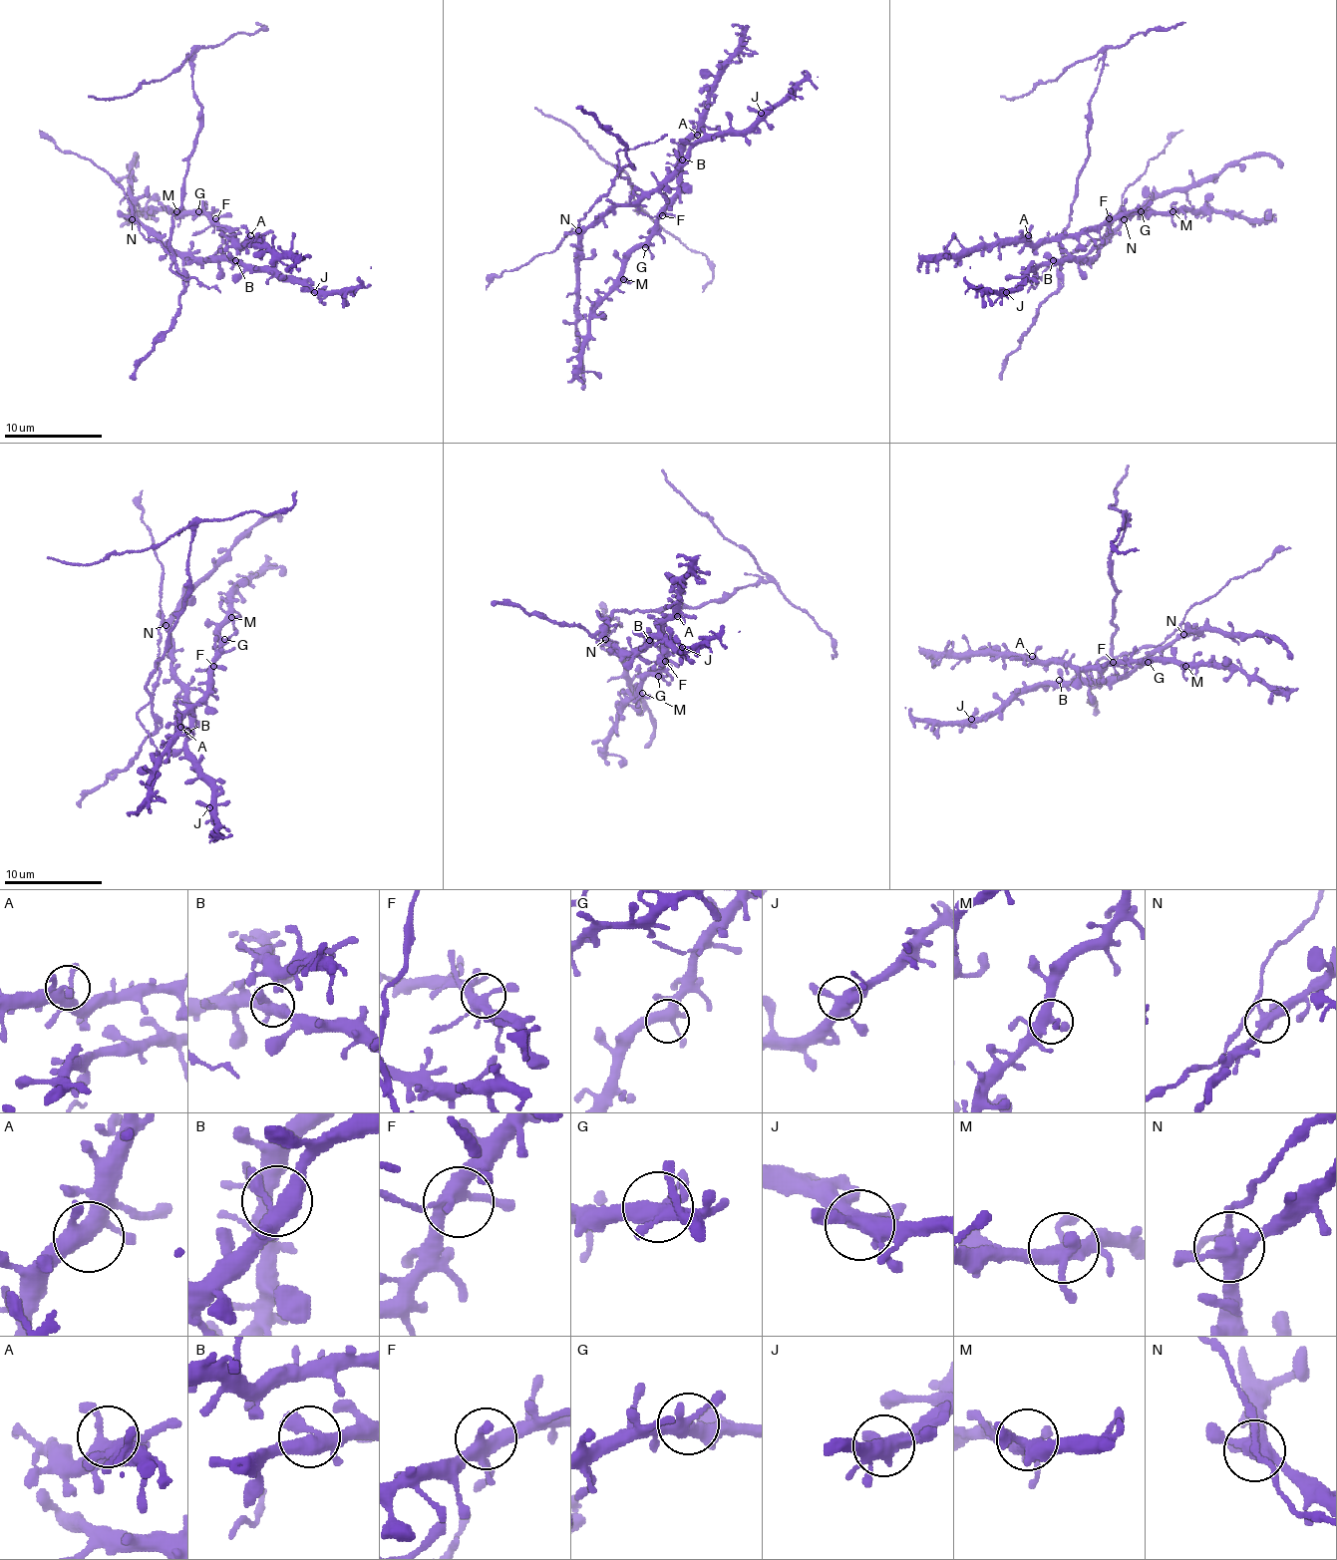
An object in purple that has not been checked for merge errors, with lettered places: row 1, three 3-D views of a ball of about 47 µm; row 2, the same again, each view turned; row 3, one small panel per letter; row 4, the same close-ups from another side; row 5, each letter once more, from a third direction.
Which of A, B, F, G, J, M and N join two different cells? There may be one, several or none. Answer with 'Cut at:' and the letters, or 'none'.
Cut at: N

